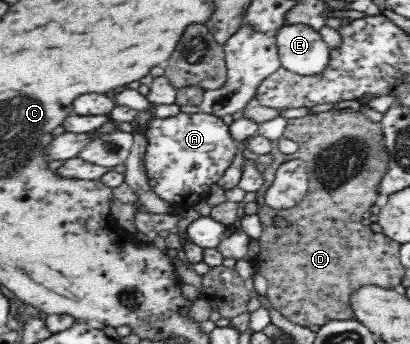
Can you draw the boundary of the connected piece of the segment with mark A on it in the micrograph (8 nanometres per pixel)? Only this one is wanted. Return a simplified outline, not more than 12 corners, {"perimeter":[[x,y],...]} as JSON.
{"perimeter":[[213,114],[149,118],[144,168],[179,211],[204,203],[240,145]]}

